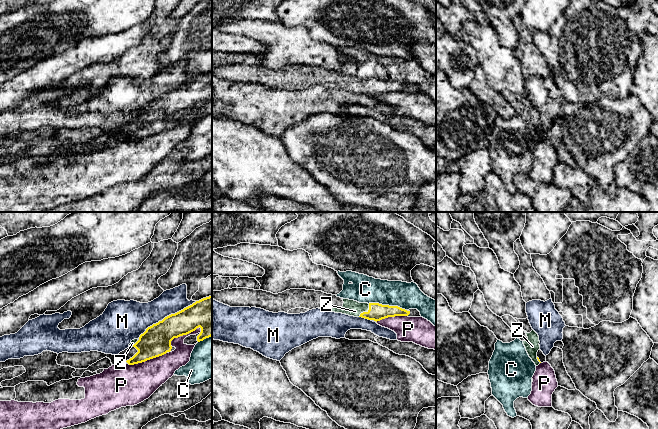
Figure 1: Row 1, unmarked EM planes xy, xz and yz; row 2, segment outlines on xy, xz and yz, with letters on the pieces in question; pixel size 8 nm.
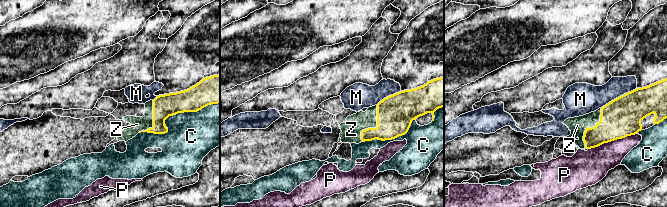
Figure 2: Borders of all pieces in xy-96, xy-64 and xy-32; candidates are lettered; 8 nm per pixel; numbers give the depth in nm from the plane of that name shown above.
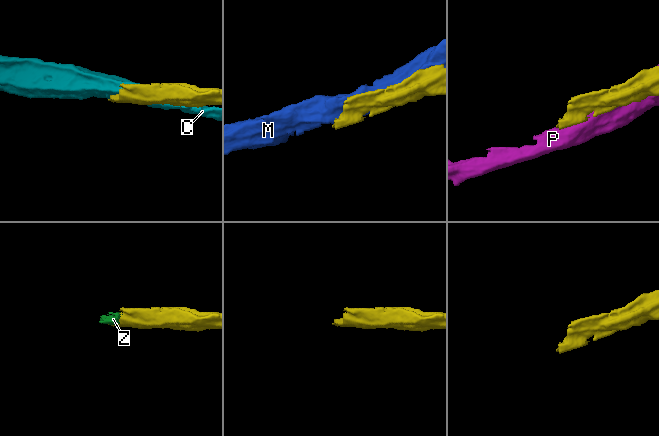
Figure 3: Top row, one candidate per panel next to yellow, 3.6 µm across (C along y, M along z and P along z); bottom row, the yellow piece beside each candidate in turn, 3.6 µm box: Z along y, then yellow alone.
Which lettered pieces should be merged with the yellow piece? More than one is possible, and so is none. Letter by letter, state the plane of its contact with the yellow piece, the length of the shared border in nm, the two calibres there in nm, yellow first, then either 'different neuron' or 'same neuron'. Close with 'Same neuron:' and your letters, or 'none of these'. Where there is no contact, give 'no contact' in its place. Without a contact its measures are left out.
C: xz | 320 nm | 140/220 nm | different neuron
M: xy | 550 nm | 240/260 nm | different neuron
P: xy | 300 nm | 260/160 nm | different neuron
Z: xz | 140 nm | 140/130 nm | same neuron
Same neuron: Z

